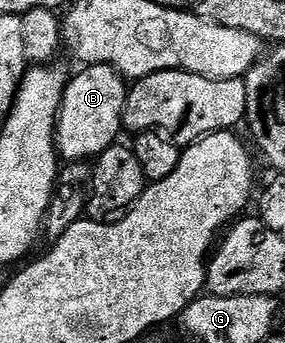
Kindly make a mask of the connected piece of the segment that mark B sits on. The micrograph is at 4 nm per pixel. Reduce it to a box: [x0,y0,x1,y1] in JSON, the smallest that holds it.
[54,63,127,161]

